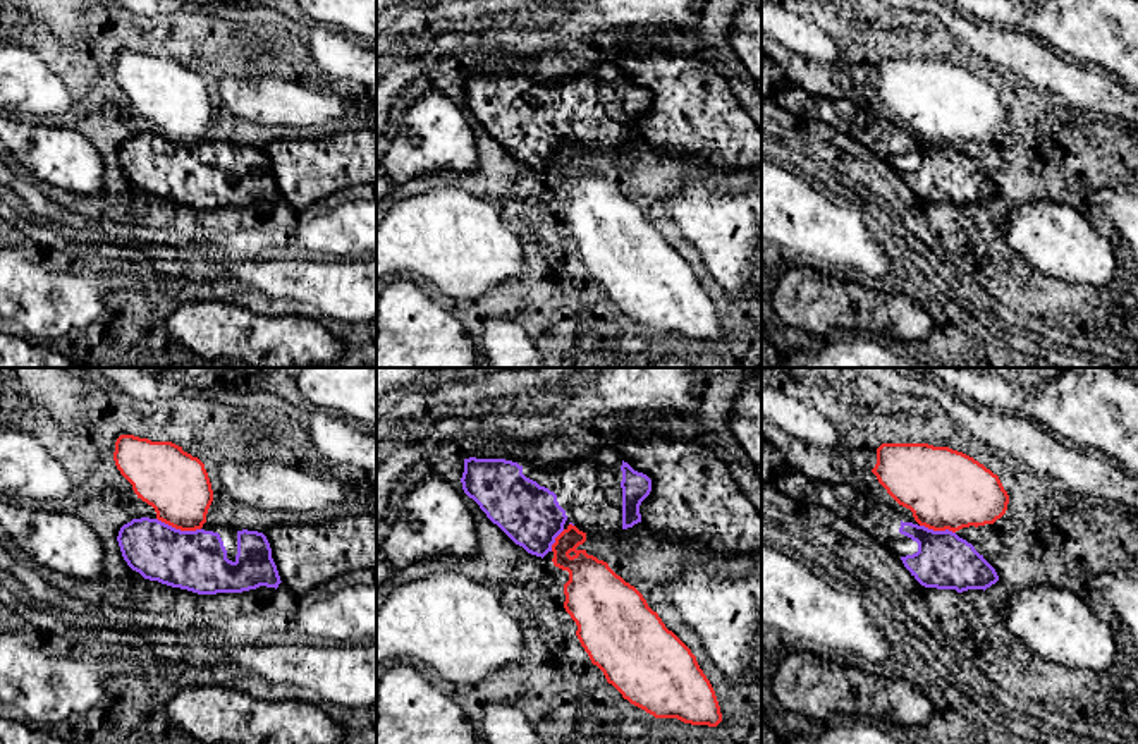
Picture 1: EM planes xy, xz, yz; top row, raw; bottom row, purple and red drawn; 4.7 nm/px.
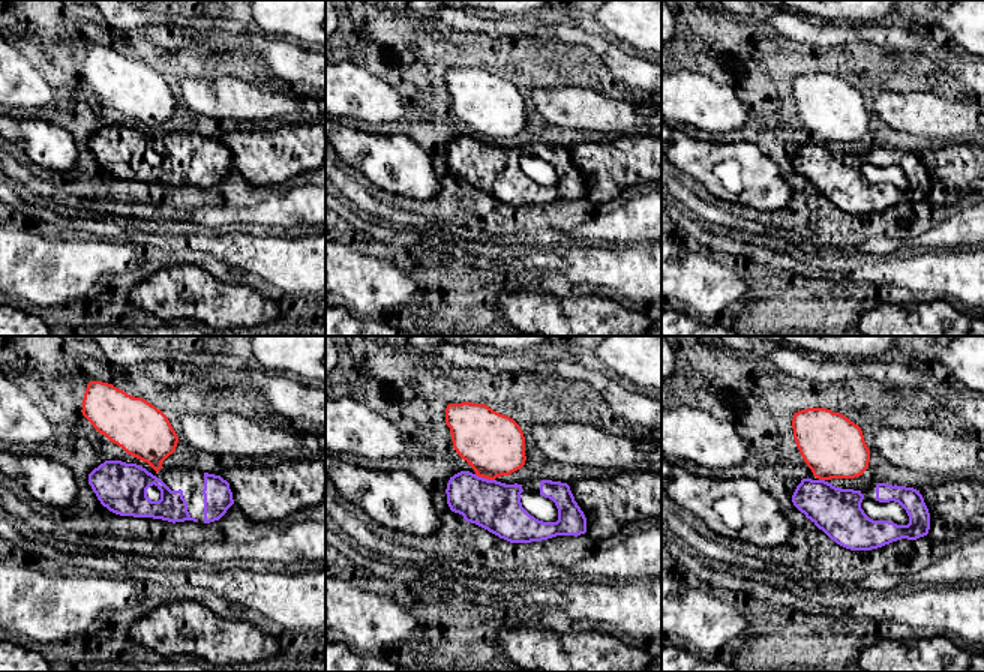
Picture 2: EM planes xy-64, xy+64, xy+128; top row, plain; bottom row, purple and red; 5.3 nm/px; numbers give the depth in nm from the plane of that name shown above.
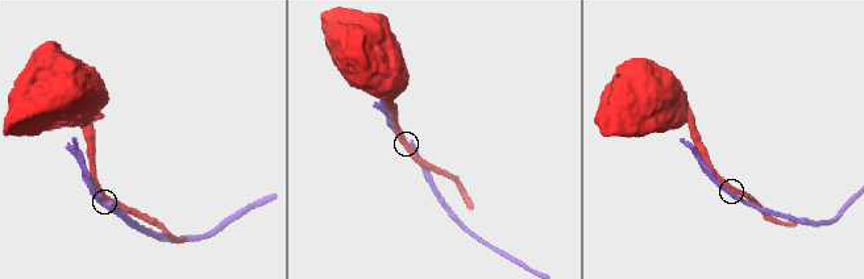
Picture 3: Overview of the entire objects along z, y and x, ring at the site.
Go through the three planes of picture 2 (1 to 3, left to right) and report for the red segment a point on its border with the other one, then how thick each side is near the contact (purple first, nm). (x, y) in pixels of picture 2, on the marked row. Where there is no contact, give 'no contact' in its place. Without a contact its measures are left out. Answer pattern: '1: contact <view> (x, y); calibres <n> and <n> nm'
1: no contact
2: contact xy+64 (485, 479); calibres 260 and 340 nm
3: contact xy+128 (822, 480); calibres 260 and 340 nm

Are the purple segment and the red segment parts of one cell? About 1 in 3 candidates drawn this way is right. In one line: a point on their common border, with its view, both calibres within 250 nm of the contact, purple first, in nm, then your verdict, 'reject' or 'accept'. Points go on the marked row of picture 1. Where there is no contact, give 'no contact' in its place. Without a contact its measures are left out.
xy (179, 530) | 280/300 nm | reject

